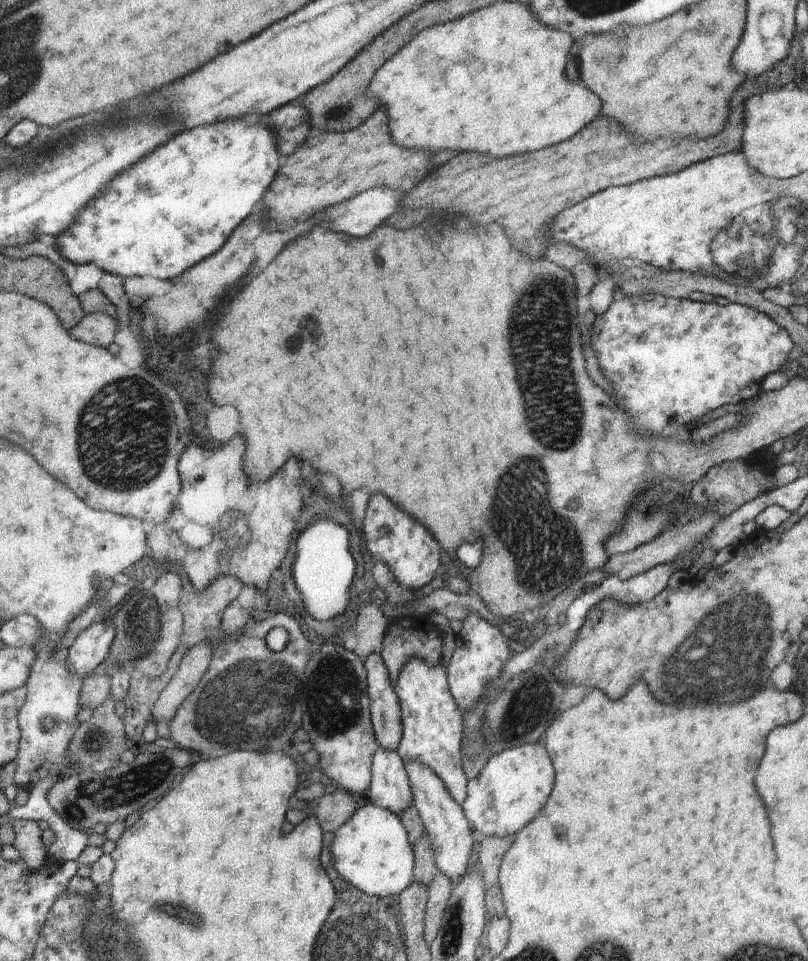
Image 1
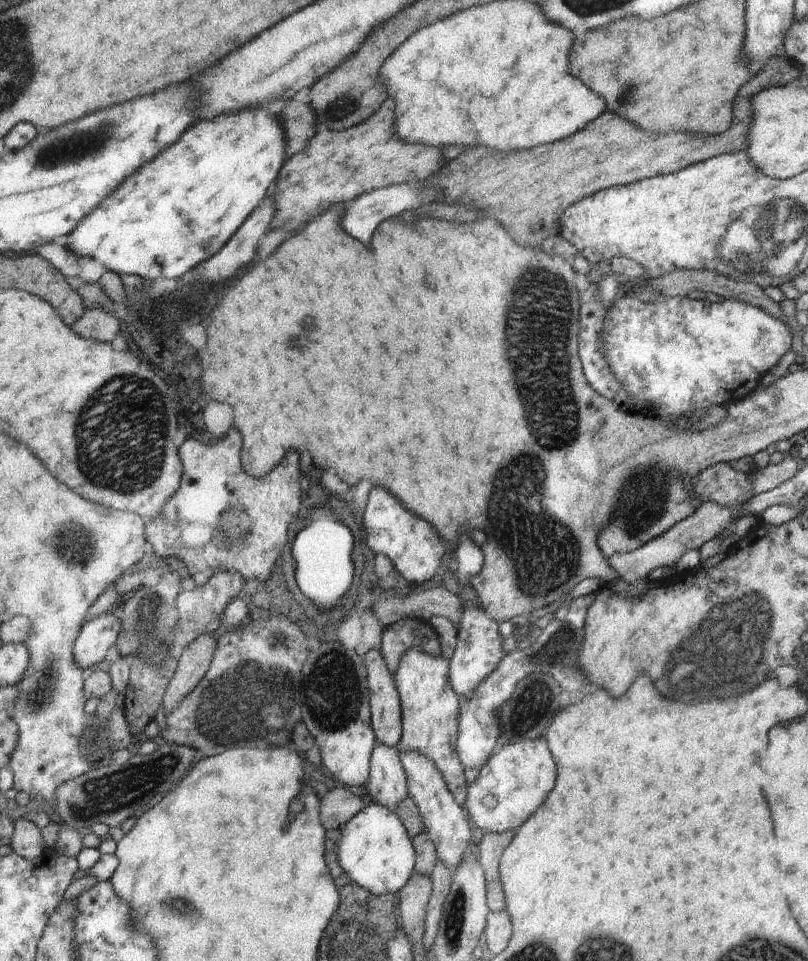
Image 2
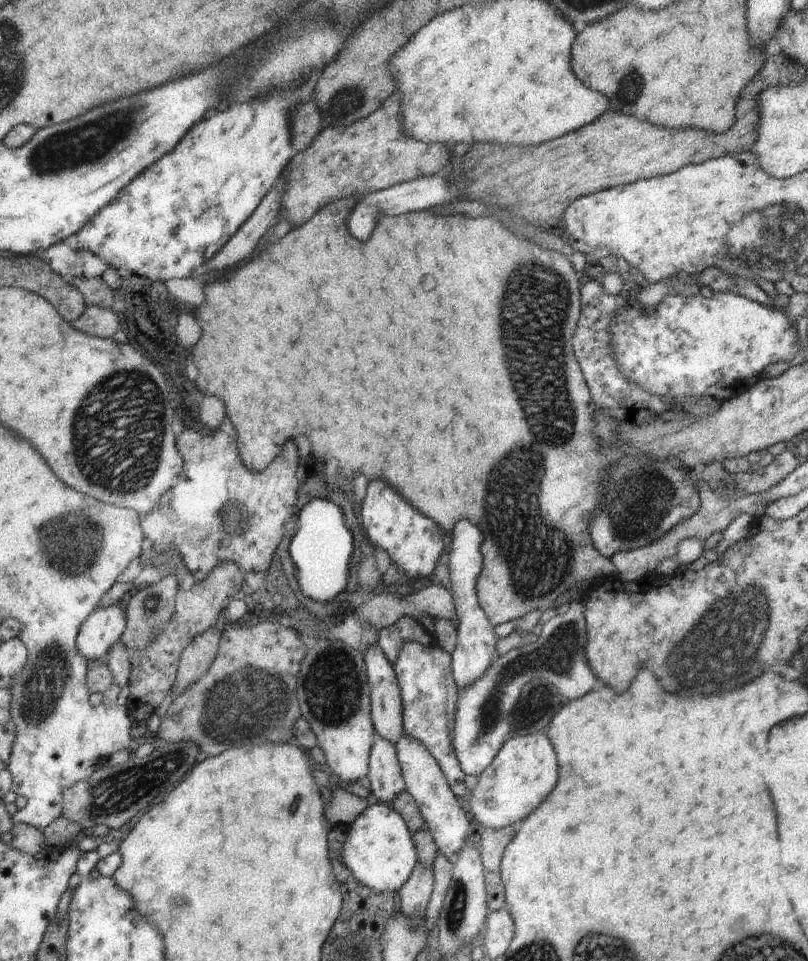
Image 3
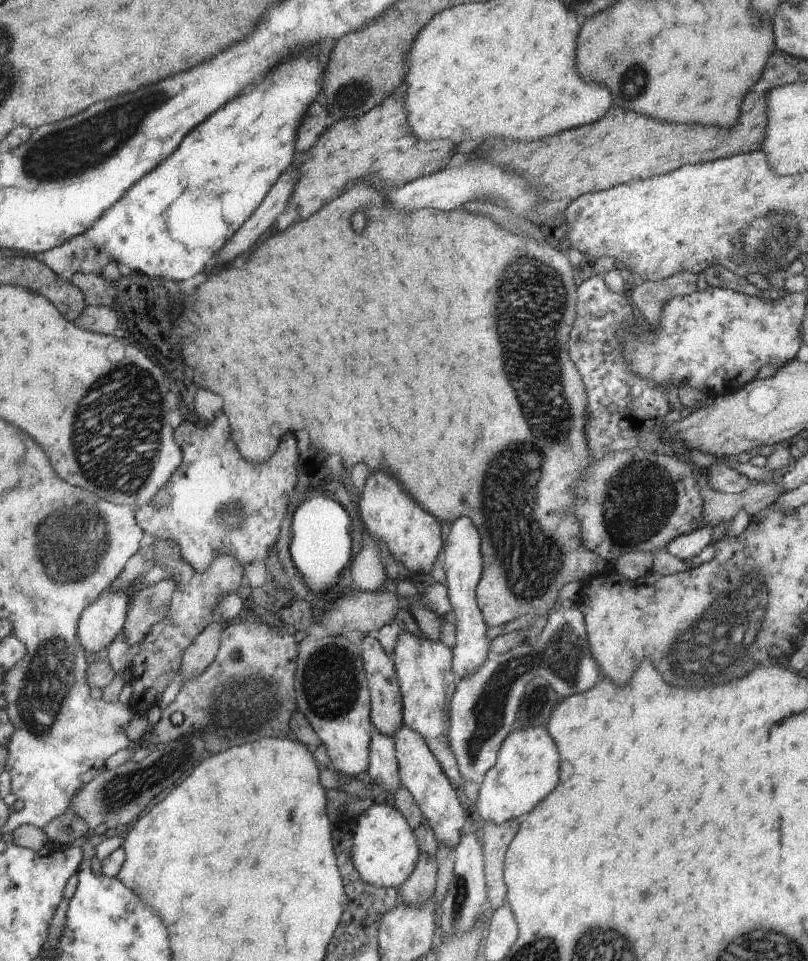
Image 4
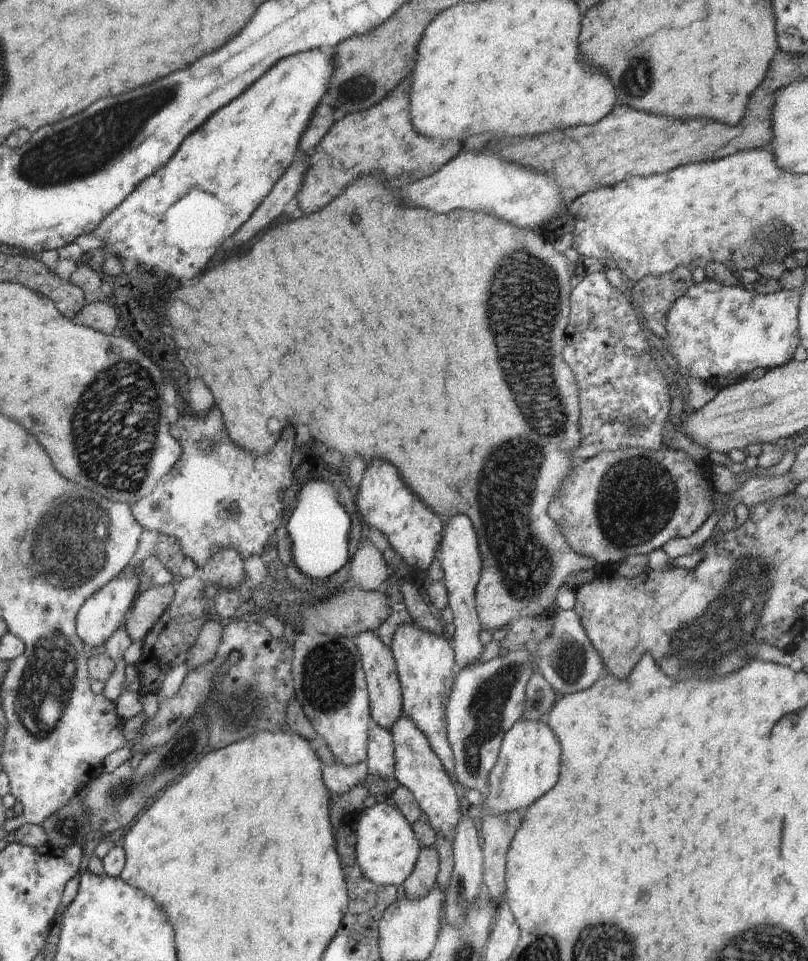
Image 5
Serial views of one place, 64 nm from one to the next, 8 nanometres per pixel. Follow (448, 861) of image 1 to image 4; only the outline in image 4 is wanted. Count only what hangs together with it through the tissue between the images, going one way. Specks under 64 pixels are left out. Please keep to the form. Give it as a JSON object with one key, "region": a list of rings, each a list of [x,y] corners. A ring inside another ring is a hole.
{"region":[[[400,726],[394,736],[396,758],[399,768],[400,782],[406,787],[423,812],[424,821],[432,828],[437,844],[444,844],[455,849],[460,844],[460,838],[470,825],[471,813],[468,806],[462,806],[458,801],[457,792],[442,772],[438,760],[434,758],[424,738],[408,728]]]}

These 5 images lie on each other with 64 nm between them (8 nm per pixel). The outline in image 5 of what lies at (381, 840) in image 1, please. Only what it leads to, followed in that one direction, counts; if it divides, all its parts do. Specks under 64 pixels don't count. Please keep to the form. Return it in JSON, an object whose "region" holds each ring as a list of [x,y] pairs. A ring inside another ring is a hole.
{"region":[[[376,803],[359,812],[355,849],[356,862],[370,882],[378,886],[400,886],[414,872],[421,846],[400,810],[387,803]]]}

